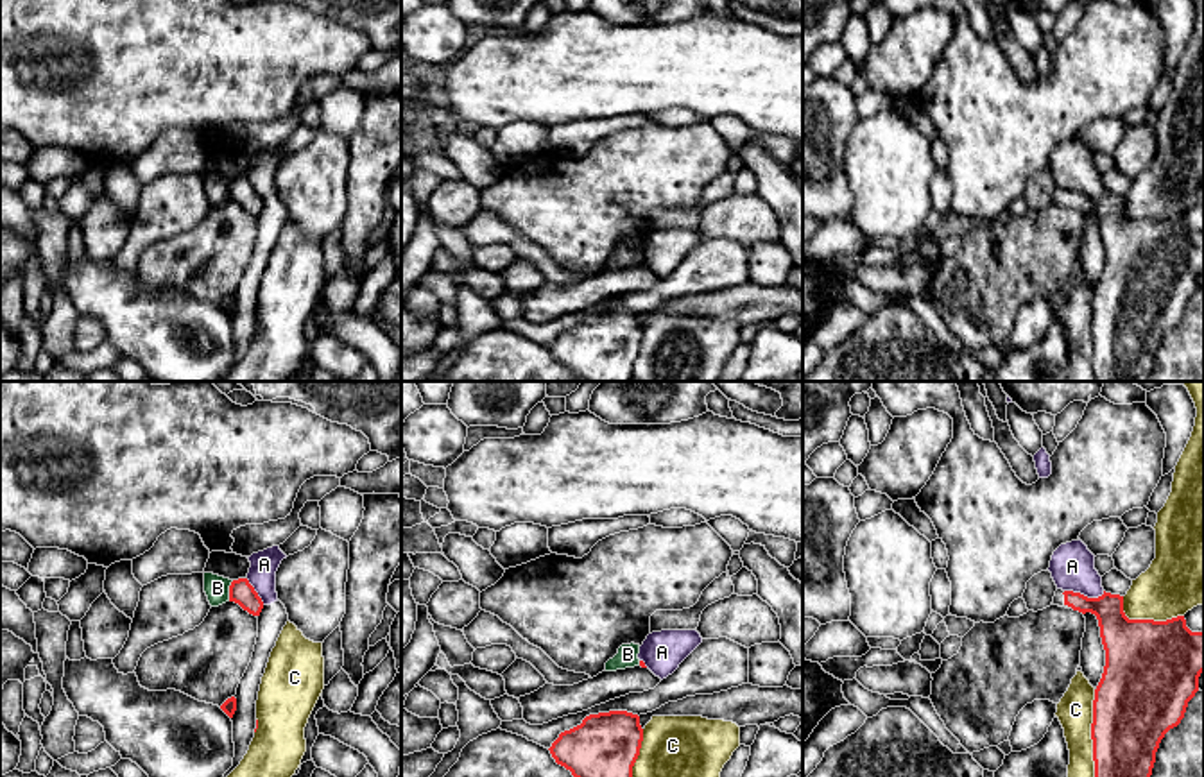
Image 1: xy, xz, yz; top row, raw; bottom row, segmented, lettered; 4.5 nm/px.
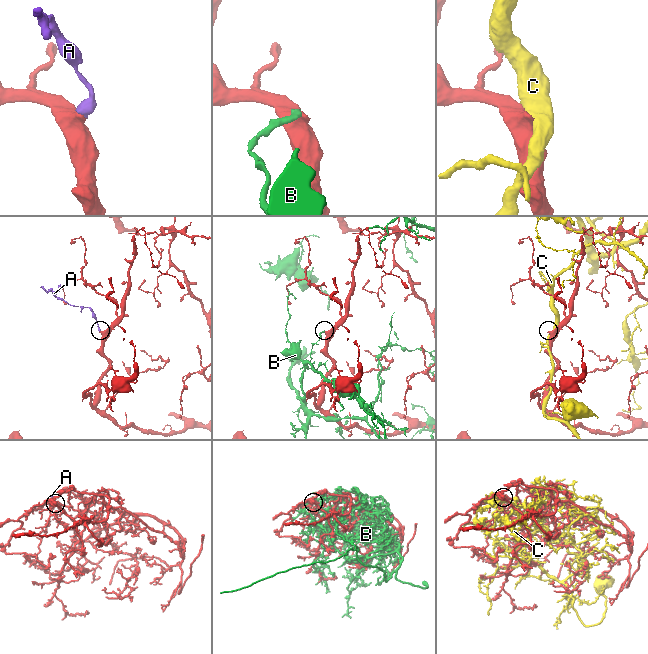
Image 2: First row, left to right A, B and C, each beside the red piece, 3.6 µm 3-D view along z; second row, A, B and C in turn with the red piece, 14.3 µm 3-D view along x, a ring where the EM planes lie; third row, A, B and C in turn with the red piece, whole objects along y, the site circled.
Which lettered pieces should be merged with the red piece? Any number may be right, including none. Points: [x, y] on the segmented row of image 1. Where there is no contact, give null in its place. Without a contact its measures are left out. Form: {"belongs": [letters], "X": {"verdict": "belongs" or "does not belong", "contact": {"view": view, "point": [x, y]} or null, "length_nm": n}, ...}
{"belongs": [], "A": {"verdict": "does not belong", "contact": {"view": "yz", "point": [1083, 595]}, "length_nm": 180}, "B": {"verdict": "does not belong", "contact": {"view": "xy", "point": [230, 591]}, "length_nm": 100}, "C": {"verdict": "does not belong", "contact": {"view": "yz", "point": [1092, 733]}, "length_nm": 400}}

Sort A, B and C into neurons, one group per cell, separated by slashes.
A / B / C

